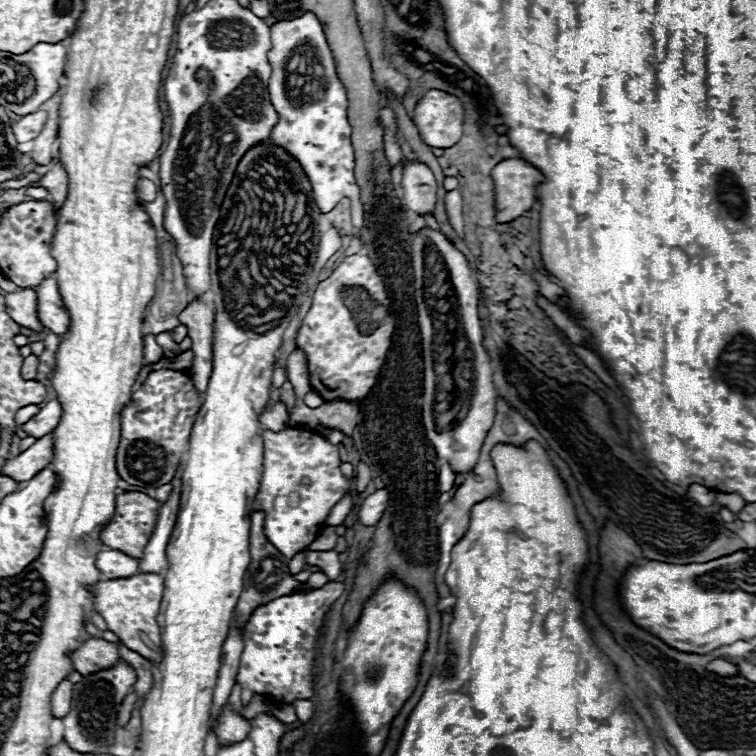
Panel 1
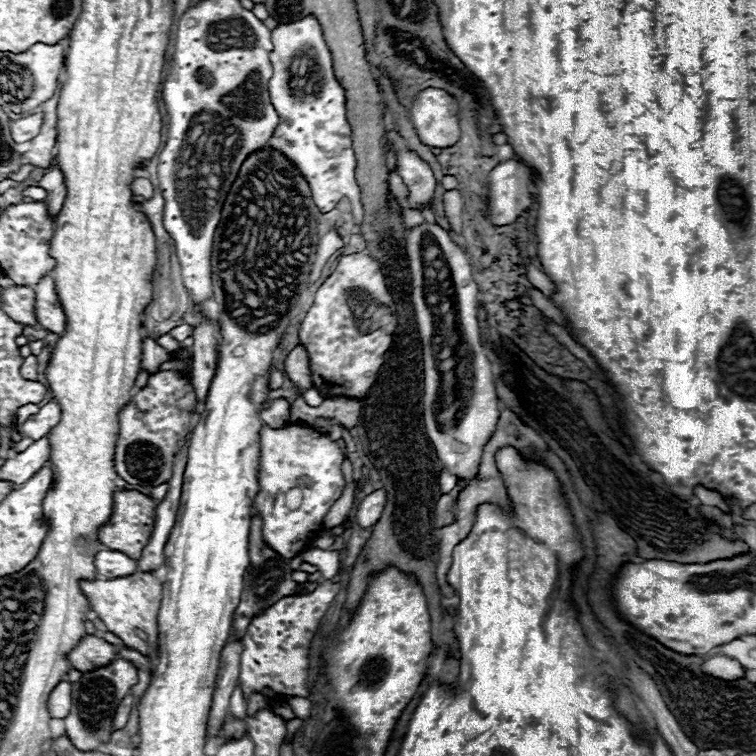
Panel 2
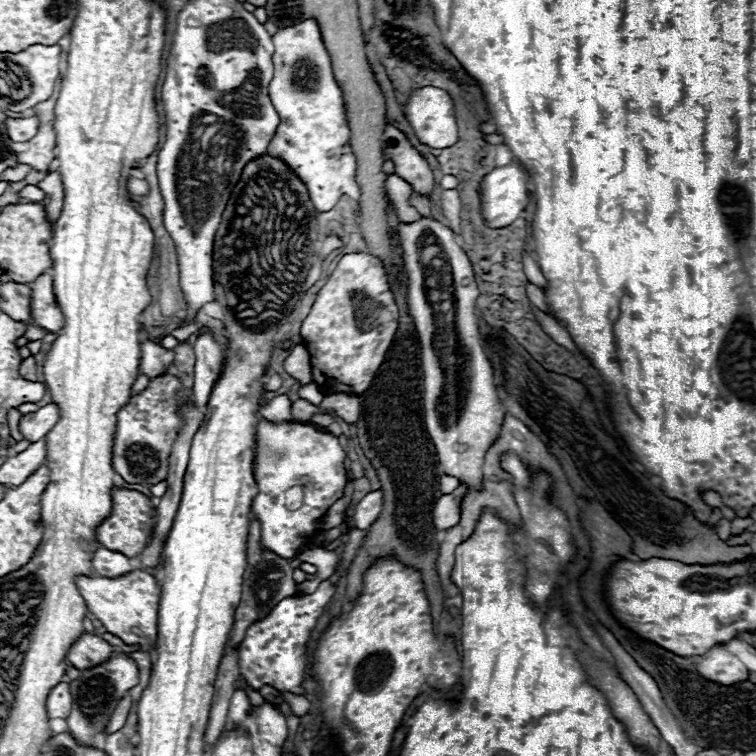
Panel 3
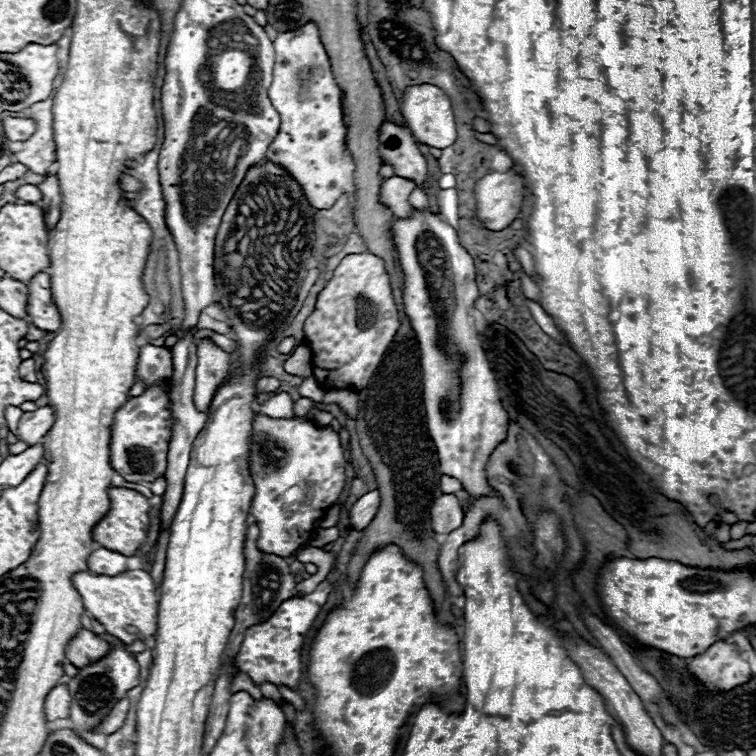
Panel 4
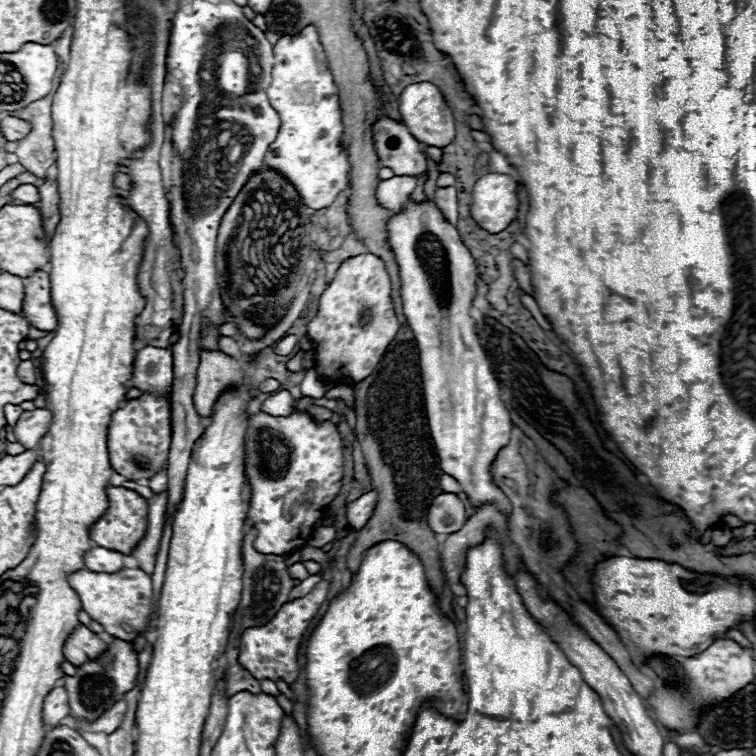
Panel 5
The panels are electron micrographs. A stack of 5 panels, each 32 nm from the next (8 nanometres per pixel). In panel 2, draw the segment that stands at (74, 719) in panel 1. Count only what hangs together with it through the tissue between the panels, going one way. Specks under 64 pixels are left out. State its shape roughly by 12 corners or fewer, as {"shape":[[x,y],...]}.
{"shape":[[116,656],[72,684],[64,718],[76,748],[108,742],[136,666]]}

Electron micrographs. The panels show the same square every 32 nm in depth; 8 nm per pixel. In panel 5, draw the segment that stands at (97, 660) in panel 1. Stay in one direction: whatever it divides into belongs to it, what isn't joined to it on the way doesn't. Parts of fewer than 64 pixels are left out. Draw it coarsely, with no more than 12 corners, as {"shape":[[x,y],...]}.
{"shape":[[78,624],[64,642],[64,658],[78,666],[106,648]]}

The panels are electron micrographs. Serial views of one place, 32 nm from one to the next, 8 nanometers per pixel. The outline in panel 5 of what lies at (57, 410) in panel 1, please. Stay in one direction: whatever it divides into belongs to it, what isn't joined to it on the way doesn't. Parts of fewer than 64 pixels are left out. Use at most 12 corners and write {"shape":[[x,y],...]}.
{"shape":[[46,408],[22,412],[12,432],[26,450],[38,446],[52,414]]}

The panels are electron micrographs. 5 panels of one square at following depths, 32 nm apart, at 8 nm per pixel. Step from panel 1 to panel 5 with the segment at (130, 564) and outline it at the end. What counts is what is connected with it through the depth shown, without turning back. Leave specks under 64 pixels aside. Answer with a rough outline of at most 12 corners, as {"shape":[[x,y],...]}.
{"shape":[[98,546],[84,554],[94,572],[118,572],[124,554]]}

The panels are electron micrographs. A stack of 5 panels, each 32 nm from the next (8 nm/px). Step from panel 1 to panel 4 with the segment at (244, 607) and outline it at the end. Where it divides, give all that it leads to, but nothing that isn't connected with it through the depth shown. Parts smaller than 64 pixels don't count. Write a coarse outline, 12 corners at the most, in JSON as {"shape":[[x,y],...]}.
{"shape":[[258,526],[244,540],[244,588],[226,658],[244,630],[266,622],[296,586],[286,558],[256,548]]}

